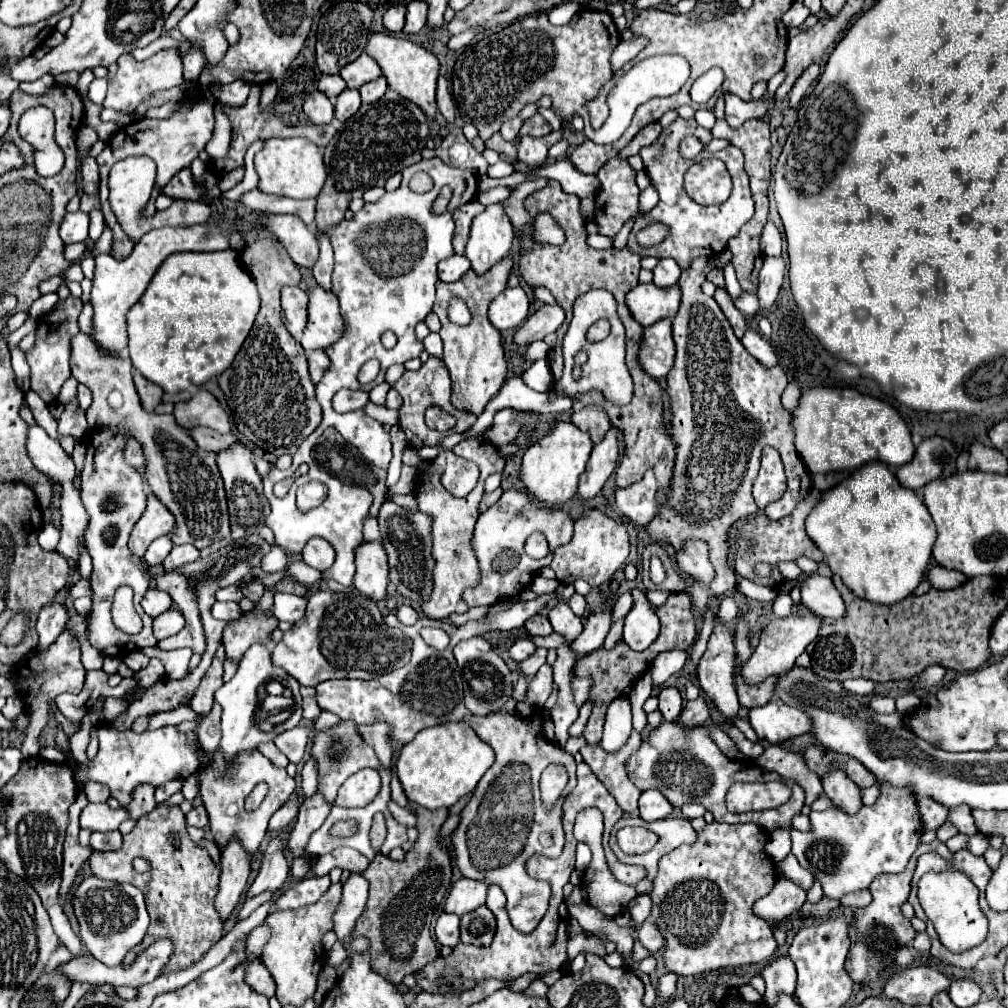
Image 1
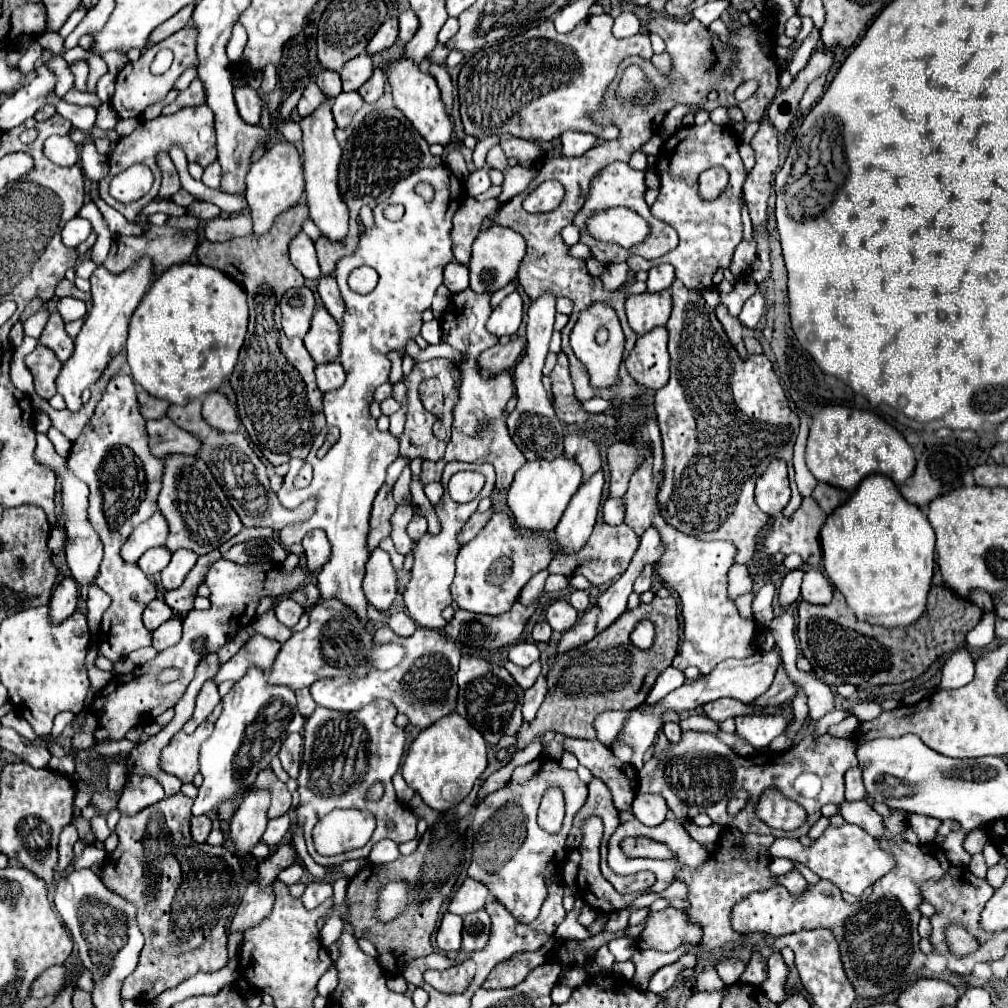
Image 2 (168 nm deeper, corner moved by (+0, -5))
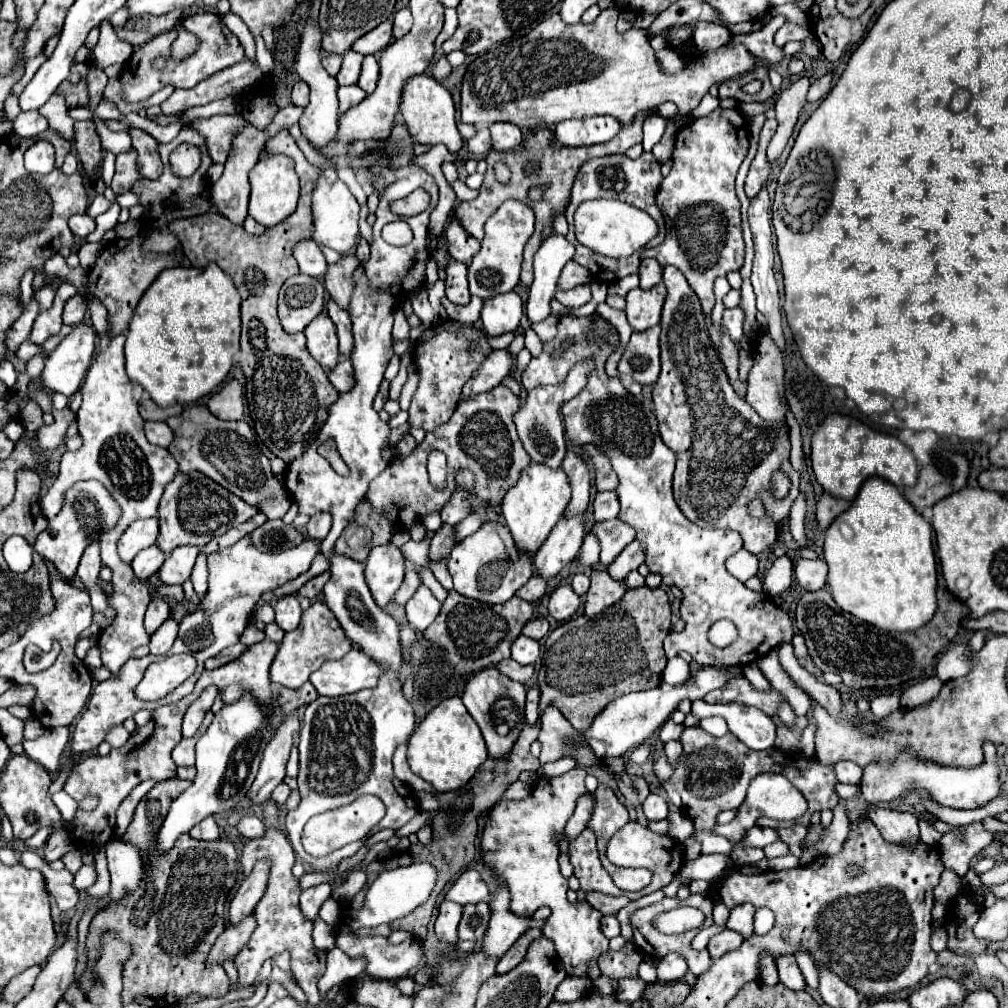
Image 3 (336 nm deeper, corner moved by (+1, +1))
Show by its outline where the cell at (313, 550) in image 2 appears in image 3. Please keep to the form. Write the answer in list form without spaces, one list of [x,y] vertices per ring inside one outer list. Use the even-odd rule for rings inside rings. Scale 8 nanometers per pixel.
[[[317,513],[311,517],[309,525],[307,525],[307,537],[311,539],[317,539],[317,541],[323,541],[331,529],[331,521],[333,517],[329,513]]]

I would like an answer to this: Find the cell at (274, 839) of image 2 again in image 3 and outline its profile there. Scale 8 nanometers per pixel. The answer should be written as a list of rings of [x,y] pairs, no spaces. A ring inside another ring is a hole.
[[[245,815],[237,823],[237,831],[245,839],[255,839],[255,837],[261,837],[265,833],[265,825],[257,815]]]

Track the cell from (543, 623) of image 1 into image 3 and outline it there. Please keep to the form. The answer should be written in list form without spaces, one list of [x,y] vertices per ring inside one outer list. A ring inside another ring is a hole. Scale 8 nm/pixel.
[[[537,617],[537,619],[531,619],[525,627],[523,627],[523,635],[527,637],[533,637],[533,639],[541,639],[549,633],[549,621],[545,617]]]

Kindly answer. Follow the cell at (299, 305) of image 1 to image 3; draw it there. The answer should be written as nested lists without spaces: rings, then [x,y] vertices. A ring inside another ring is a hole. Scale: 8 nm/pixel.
[[[309,275],[289,277],[279,291],[279,319],[287,333],[303,331],[325,305],[325,287]]]

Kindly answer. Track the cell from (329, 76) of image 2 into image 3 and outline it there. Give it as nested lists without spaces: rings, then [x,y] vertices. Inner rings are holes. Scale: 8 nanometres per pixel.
[[[325,55],[325,57],[323,57],[323,67],[327,69],[327,73],[329,73],[329,75],[333,75],[333,77],[335,77],[335,75],[339,73],[341,59],[343,59],[341,55]]]

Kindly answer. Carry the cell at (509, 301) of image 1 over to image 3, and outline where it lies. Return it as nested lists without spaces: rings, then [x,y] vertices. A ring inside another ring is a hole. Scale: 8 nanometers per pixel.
[[[515,291],[501,293],[499,297],[491,297],[483,303],[481,309],[481,323],[489,337],[503,335],[515,331],[519,327],[523,315],[521,297]]]

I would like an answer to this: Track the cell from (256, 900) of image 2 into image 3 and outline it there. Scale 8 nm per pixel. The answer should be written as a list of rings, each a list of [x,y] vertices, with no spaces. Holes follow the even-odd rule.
[[[255,917],[243,919],[239,925],[229,925],[225,933],[215,941],[213,949],[207,955],[207,963],[223,963],[229,959],[235,959],[237,953],[247,945],[253,929],[255,929]]]

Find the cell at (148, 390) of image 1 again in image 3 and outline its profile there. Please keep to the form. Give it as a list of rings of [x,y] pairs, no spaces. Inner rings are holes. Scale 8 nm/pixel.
[[[143,395],[141,399],[141,405],[139,405],[139,413],[145,421],[165,421],[173,415],[179,415],[183,411],[181,405],[173,405],[173,407],[167,407],[167,409],[161,409],[153,403],[153,399],[149,395]]]

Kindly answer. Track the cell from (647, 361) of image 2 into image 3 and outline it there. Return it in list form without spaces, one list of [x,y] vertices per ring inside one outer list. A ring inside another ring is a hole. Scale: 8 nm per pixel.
[[[661,327],[647,329],[643,333],[633,333],[623,357],[617,365],[621,375],[633,377],[641,385],[653,385],[661,371],[659,361],[659,331]]]

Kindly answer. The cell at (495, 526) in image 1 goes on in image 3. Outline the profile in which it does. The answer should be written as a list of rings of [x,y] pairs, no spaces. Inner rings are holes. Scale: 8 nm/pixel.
[[[489,521],[453,547],[449,555],[449,573],[457,593],[485,603],[505,603],[529,581],[533,575],[533,565],[529,557],[521,557],[517,553],[509,531],[495,521]]]

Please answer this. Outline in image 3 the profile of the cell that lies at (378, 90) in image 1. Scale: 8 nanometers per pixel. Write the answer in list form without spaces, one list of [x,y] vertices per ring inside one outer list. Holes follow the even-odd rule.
[[[367,55],[363,59],[363,69],[361,69],[361,77],[359,77],[359,87],[365,91],[365,93],[373,93],[375,91],[375,85],[377,85],[377,79],[379,79],[379,63],[373,55]]]

